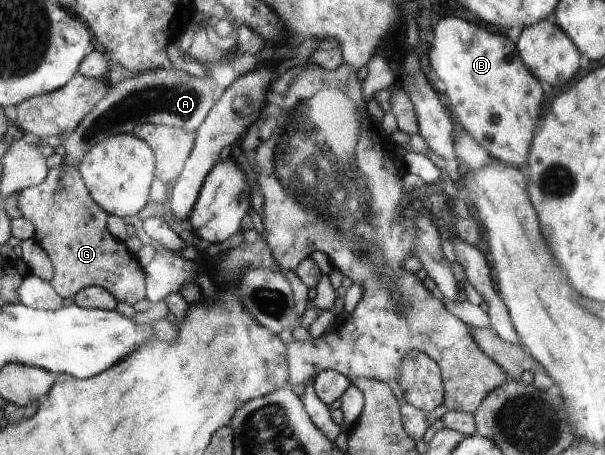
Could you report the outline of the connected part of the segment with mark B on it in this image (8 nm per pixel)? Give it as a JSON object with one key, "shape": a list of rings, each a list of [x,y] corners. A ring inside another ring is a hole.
{"shape":[[[443,18],[433,30],[429,64],[445,86],[457,122],[500,163],[526,169],[529,146],[539,122],[543,90],[521,62],[515,44],[461,18]]]}

